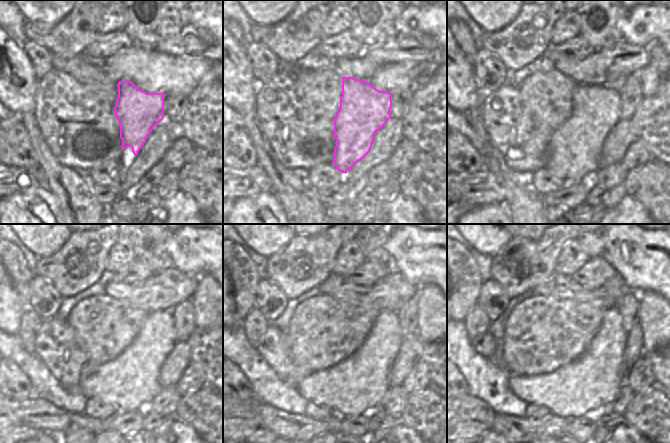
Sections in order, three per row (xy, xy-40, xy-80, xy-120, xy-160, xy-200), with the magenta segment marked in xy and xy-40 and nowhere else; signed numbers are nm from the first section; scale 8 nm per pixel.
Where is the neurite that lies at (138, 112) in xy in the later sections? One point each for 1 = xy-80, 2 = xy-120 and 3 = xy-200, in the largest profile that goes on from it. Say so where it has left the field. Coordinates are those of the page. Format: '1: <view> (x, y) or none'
1: xy-80 (574, 150)
2: xy-120 (129, 382)
3: xy-200 (583, 386)

